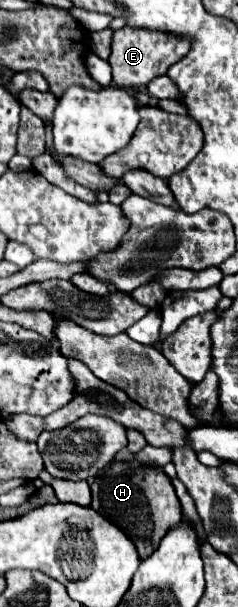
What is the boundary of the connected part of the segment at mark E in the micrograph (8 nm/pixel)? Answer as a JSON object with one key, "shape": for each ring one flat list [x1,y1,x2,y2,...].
{"shape":[[133,26,115,30,111,56,109,56,109,64,113,68,113,84,123,88,149,84,149,80,153,80,155,76,163,76,169,70,169,66,179,62,189,50,191,50,189,36,177,36,171,32,133,28]]}

